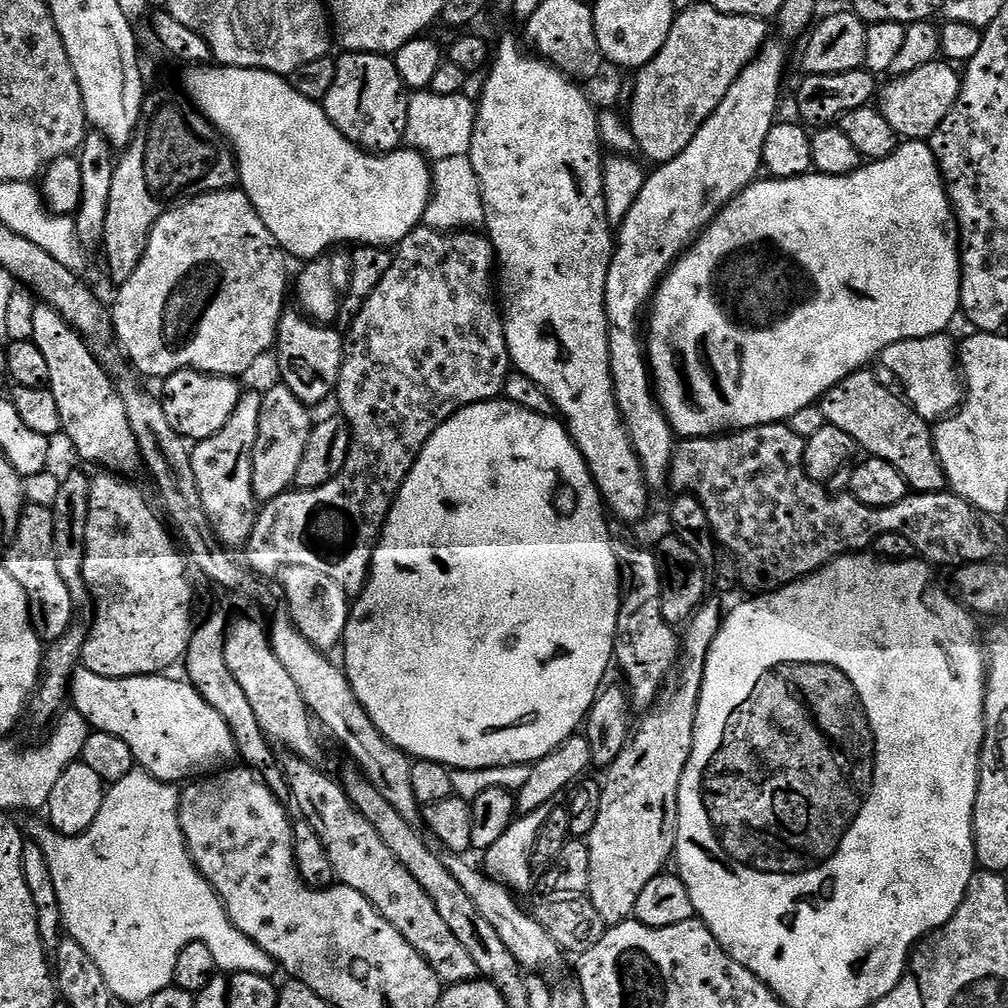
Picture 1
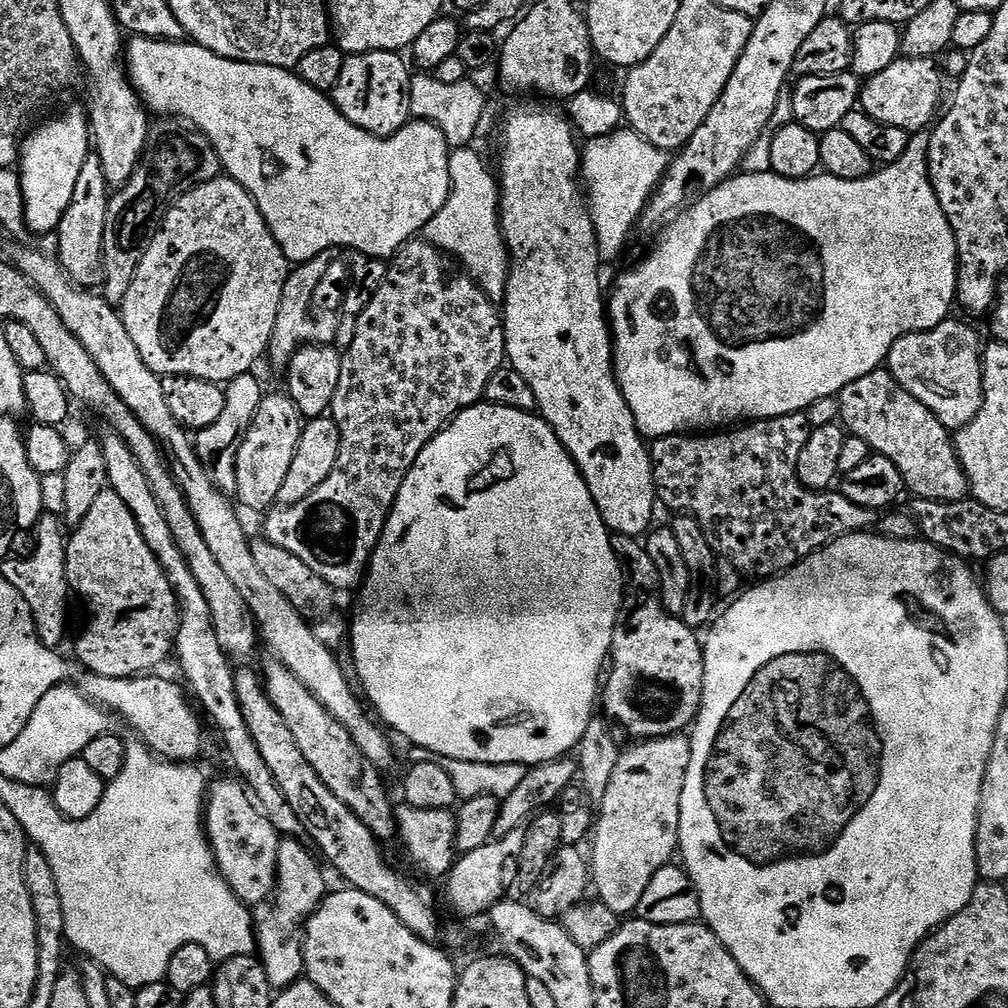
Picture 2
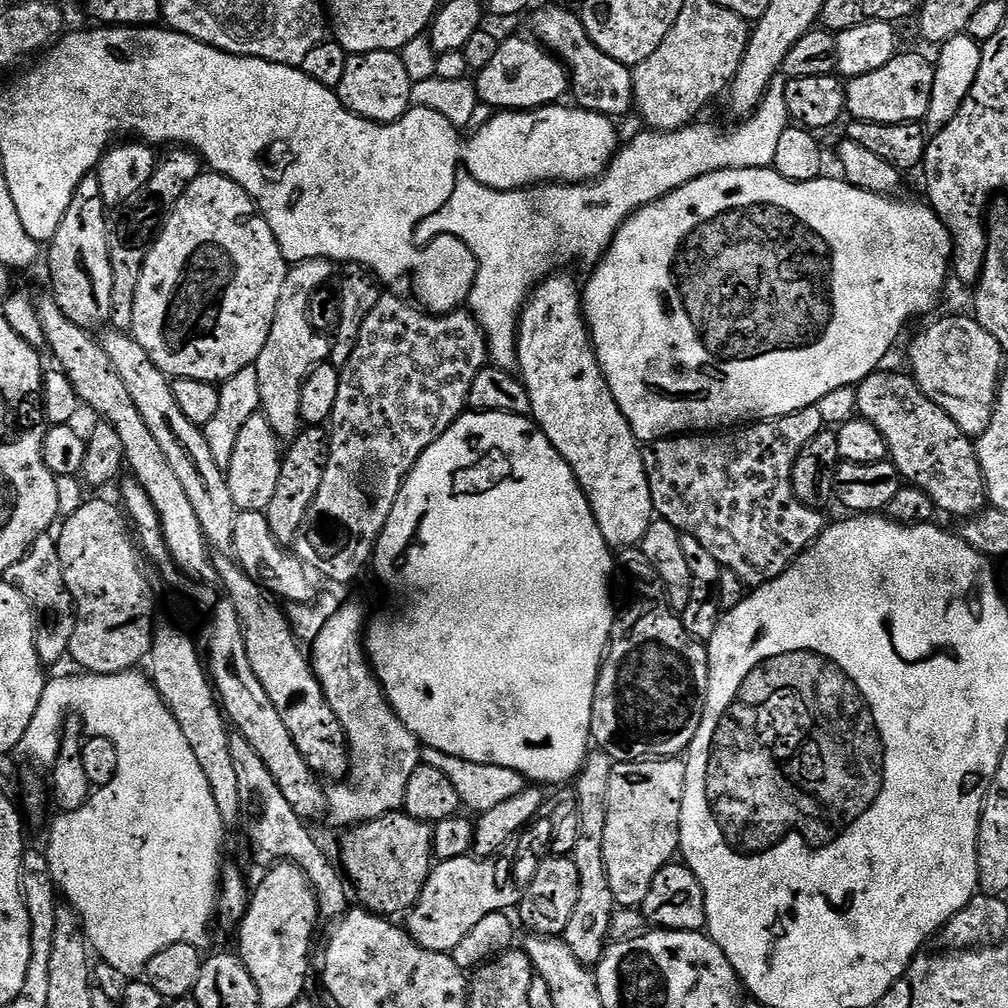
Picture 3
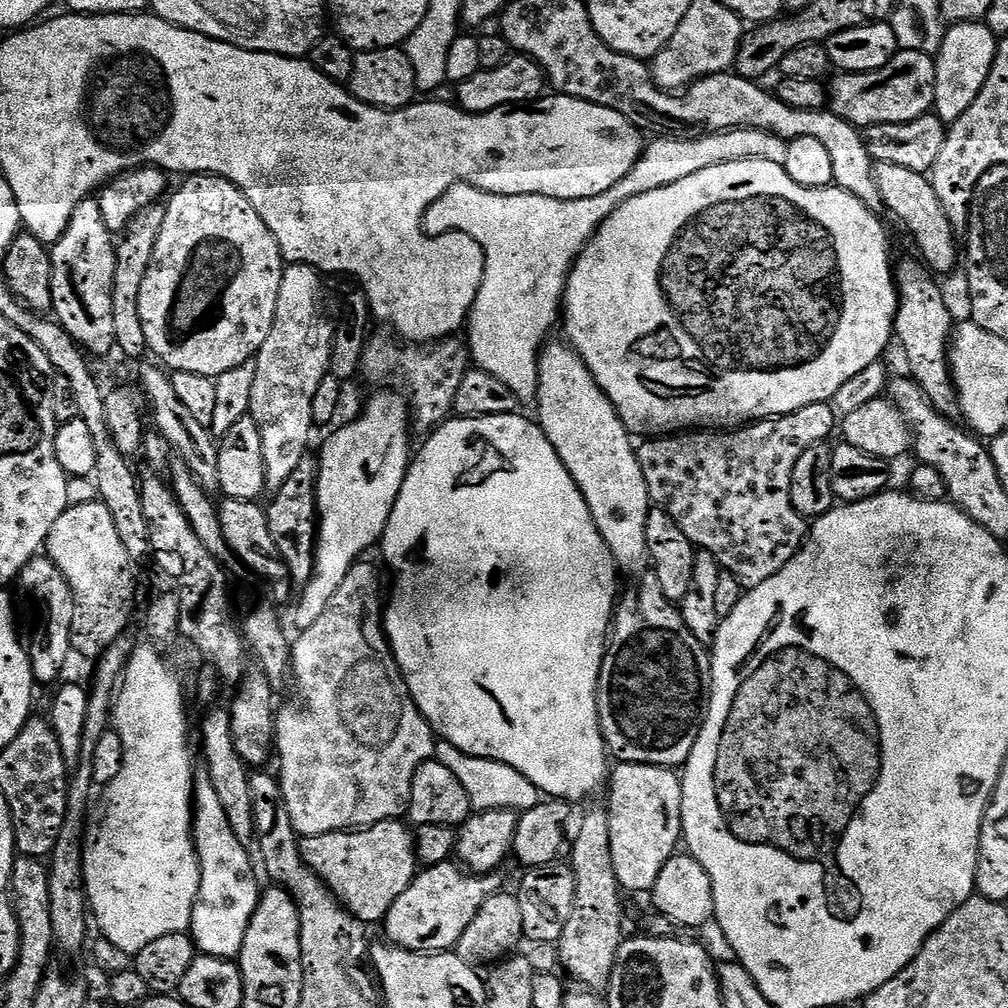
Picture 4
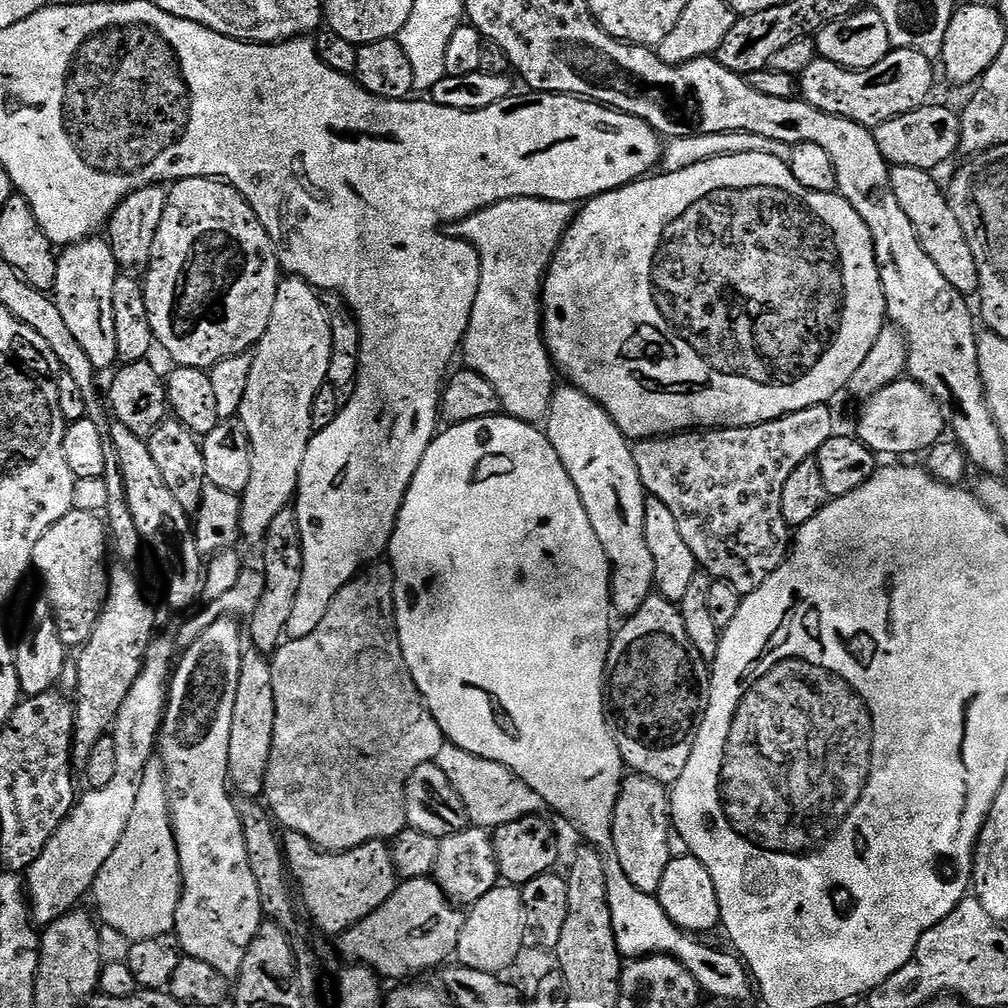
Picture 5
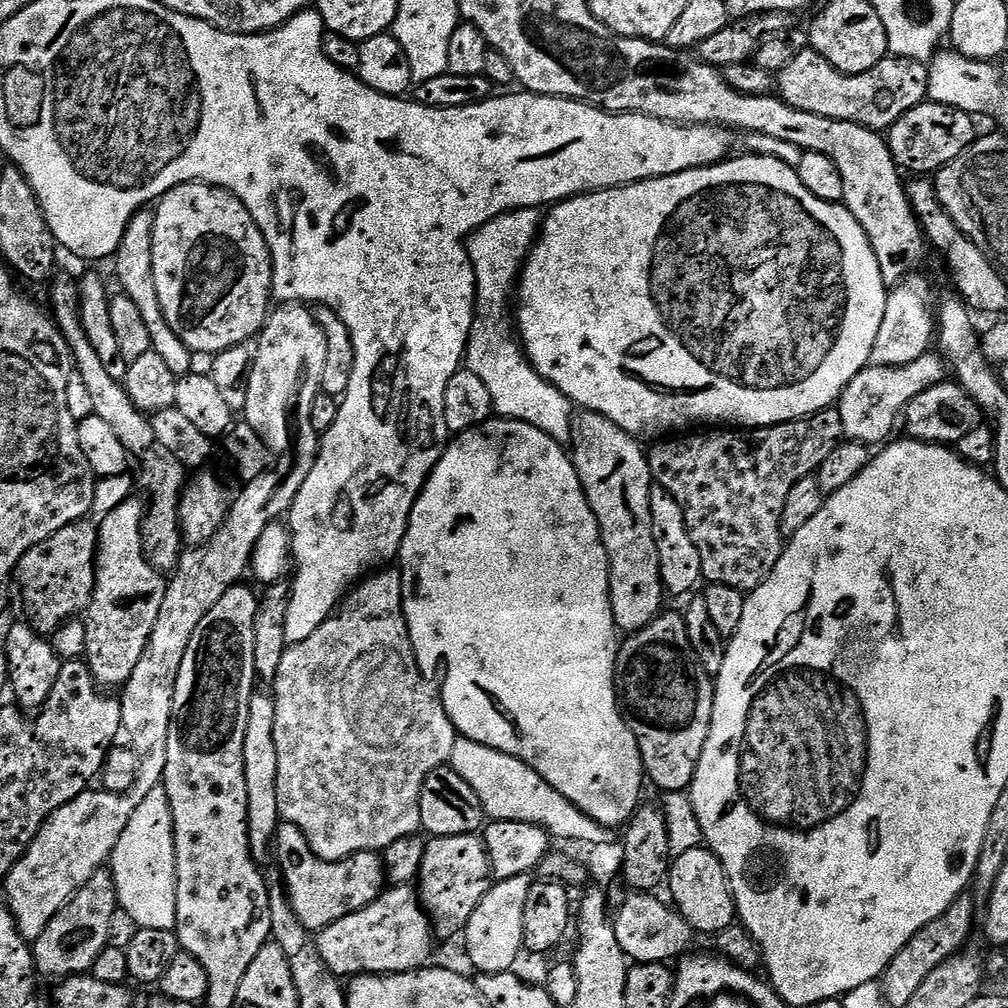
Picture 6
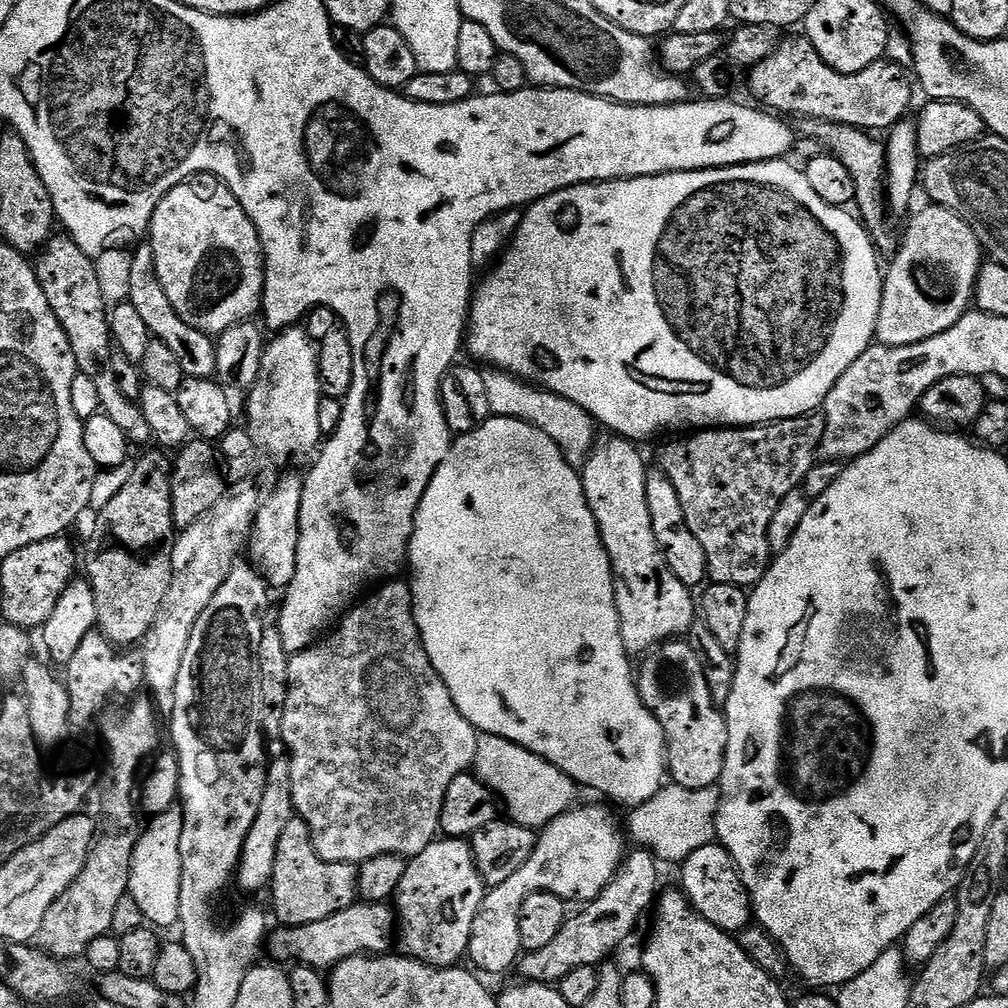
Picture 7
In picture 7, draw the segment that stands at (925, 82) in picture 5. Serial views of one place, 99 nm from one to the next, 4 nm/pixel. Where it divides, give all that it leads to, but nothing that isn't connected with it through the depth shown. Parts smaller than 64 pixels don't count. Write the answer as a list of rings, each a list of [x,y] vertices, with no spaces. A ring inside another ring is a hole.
[[[797,34],[789,40],[788,37],[781,39],[774,54],[751,69],[746,88],[752,91],[757,105],[785,117],[825,120],[831,124],[845,124],[865,130],[890,130],[909,115],[914,80],[905,65],[895,64],[887,58],[866,66],[866,70],[861,72],[839,72],[820,57],[807,36]]]

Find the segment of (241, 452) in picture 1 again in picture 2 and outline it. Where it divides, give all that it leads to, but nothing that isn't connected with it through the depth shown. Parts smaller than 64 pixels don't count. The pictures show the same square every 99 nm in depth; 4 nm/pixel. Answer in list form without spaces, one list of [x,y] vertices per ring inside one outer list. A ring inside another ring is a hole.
[[[251,374],[239,376],[227,381],[224,388],[224,405],[222,415],[214,426],[206,426],[199,429],[194,436],[194,447],[200,457],[200,463],[208,469],[213,482],[221,492],[232,494],[236,491],[236,459],[240,443],[244,435],[250,430],[254,422],[254,414],[258,414],[258,406],[265,403],[265,385],[260,384],[258,378]]]

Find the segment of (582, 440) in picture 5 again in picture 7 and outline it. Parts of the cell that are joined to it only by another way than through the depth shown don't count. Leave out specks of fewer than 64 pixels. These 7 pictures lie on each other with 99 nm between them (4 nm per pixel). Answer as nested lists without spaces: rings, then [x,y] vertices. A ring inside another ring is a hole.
[[[623,438],[611,439],[605,444],[604,441],[597,443],[584,464],[584,493],[612,563],[616,609],[624,649],[629,654],[647,654],[669,640],[688,633],[692,625],[697,623],[698,604],[693,589],[678,582],[658,546],[658,538],[654,538],[650,506],[646,502],[649,469],[644,468],[643,458],[636,453],[637,445]]]

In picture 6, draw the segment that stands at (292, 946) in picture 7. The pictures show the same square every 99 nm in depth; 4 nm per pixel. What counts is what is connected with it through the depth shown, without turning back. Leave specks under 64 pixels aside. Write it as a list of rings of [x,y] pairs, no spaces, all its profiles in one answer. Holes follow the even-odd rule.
[[[406,884],[385,887],[381,896],[346,918],[338,918],[315,933],[316,950],[335,976],[389,976],[425,967],[432,956],[432,921],[420,905],[415,887]]]

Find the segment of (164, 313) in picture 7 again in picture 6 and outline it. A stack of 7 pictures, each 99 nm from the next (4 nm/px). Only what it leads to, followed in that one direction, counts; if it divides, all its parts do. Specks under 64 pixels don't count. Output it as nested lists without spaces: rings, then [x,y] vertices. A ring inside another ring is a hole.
[[[141,210],[134,214],[134,218],[130,218],[130,222],[126,226],[126,234],[122,234],[122,242],[116,251],[114,263],[116,263],[116,276],[120,279],[121,286],[124,287],[121,288],[123,295],[128,296],[130,302],[136,303],[143,320],[146,321],[146,331],[150,334],[152,351],[162,354],[166,366],[170,366],[172,373],[179,378],[193,371],[194,353],[188,349],[186,342],[182,342],[178,338],[178,334],[174,334],[174,330],[170,330],[170,326],[164,320],[162,306],[158,302],[158,294],[154,290],[155,217],[155,211]]]

